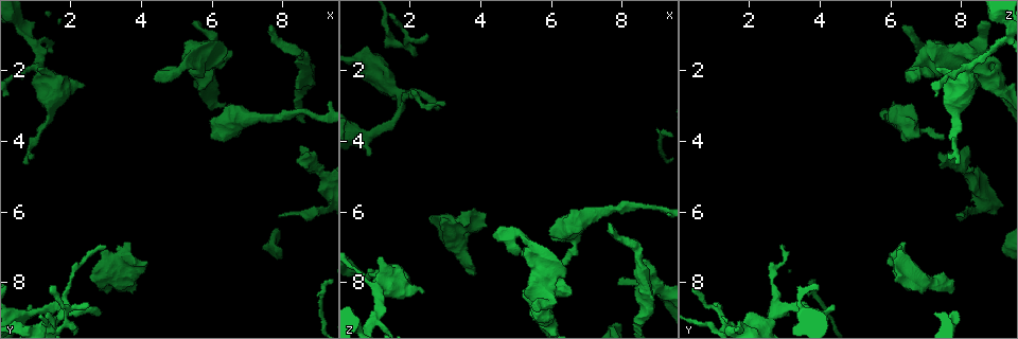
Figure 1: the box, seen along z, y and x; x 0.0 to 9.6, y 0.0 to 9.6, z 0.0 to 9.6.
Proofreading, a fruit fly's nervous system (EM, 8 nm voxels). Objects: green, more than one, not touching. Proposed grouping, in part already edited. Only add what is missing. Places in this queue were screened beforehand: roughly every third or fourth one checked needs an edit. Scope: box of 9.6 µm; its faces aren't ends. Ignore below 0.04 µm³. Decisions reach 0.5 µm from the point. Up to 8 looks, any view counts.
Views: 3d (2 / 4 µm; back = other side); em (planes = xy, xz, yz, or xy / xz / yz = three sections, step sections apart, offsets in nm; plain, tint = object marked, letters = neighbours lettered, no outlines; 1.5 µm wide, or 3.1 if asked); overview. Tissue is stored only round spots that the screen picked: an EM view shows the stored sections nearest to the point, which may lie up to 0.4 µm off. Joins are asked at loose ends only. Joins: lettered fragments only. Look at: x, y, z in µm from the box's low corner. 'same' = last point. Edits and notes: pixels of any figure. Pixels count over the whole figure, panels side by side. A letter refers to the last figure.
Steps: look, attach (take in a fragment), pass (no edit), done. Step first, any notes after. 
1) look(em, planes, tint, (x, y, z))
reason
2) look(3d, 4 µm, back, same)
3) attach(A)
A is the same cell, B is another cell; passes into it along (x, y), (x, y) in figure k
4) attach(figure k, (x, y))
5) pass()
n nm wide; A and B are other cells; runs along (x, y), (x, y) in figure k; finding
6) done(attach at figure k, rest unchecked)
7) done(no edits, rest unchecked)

look(em, planes, letters, (3.80, 8.35, 7.75))
free end

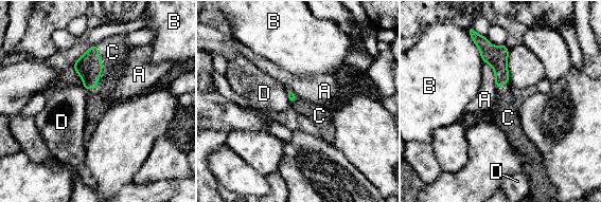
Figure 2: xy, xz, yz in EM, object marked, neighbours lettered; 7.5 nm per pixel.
attach(C)
C is the same cell, A, B and D are other cells; passes into it along (89, 67), (102, 70), (112, 52) in figure 2; it goes on there

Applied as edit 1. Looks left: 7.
look(3d, 4 µm, (7.60, 0.70, 6.35))
branch stops here

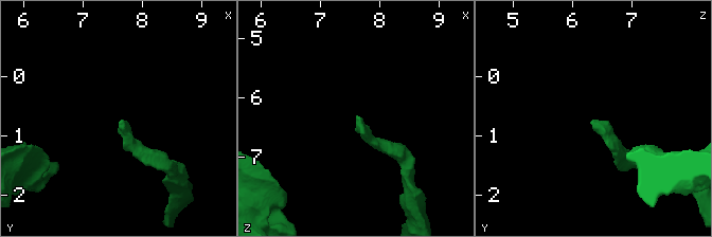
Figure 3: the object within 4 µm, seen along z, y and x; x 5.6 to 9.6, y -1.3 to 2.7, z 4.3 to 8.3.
look(em, xz, step 4, letters, (7.60, 0.70, 6.30))

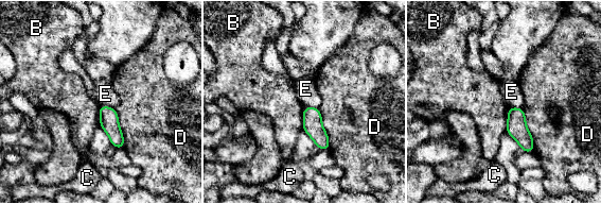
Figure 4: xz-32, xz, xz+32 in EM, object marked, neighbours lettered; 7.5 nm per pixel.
look(em, planes, letters, same)
another direction

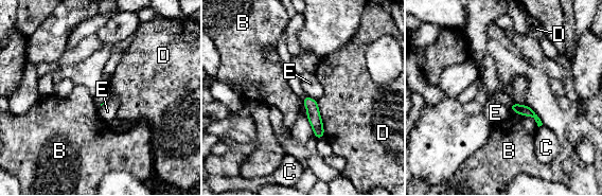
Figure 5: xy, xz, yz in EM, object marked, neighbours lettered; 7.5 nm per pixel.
pass()
B, C, D and E are other cells; border along (306, 94), (316, 101) in figure 5; none of them fits

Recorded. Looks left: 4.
look(overview)

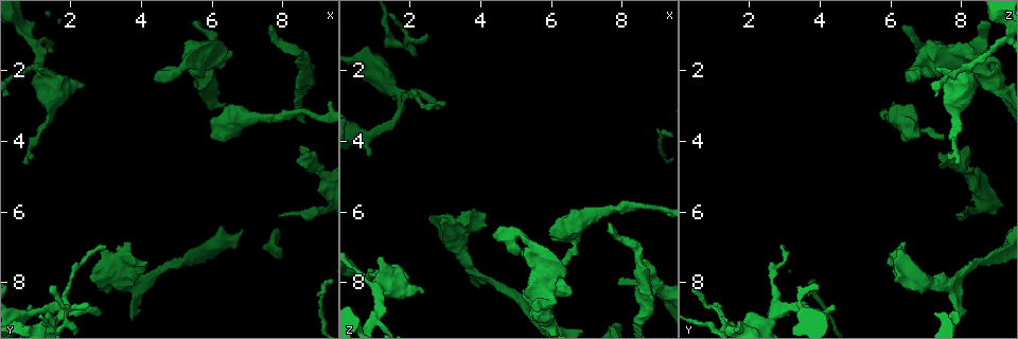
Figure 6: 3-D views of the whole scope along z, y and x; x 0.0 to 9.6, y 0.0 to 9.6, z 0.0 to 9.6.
look(em, planes, tint, (8.55, 4.80, 7.40))
free end

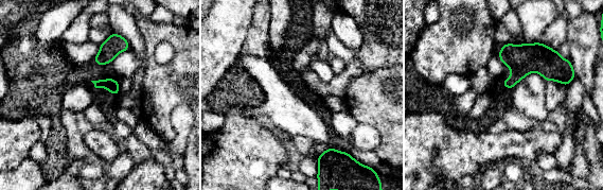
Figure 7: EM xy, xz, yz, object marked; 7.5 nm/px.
look(em, planes, letters, same)
what lies round it

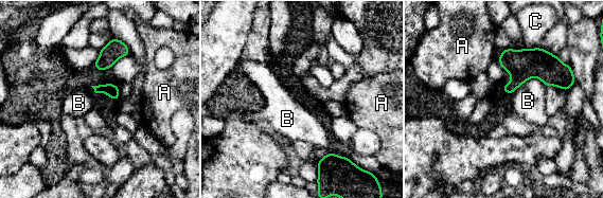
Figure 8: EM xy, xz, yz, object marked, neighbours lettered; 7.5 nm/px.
pass()
A, B and C are other cells; border along (546, 86), (529, 77), (511, 94) in figure 8; no lettered fragment goes on from it

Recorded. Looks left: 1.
done(attach at figure 2, rest unchecked)

